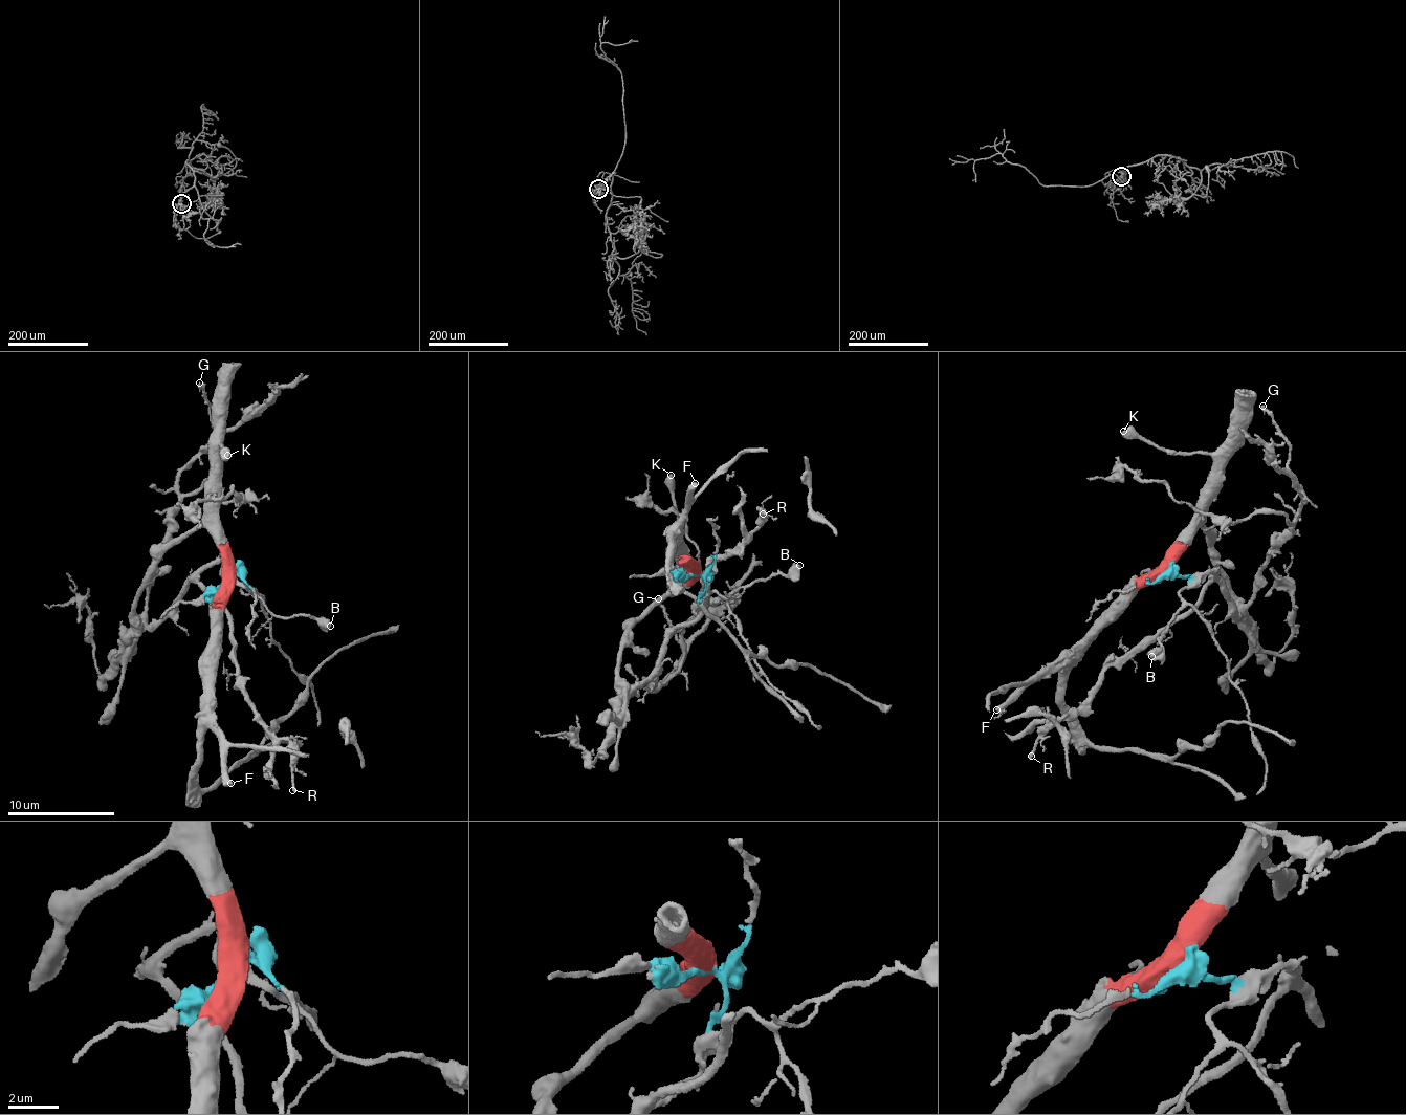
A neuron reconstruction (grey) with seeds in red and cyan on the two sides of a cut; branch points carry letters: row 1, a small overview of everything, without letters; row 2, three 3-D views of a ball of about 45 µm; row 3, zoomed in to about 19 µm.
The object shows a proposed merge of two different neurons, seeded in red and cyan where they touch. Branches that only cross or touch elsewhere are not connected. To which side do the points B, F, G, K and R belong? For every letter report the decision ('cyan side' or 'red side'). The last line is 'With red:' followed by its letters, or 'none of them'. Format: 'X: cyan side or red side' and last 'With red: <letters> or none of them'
B: cyan side
F: red side
G: cyan side
K: red side
R: cyan side
With red: F, K

